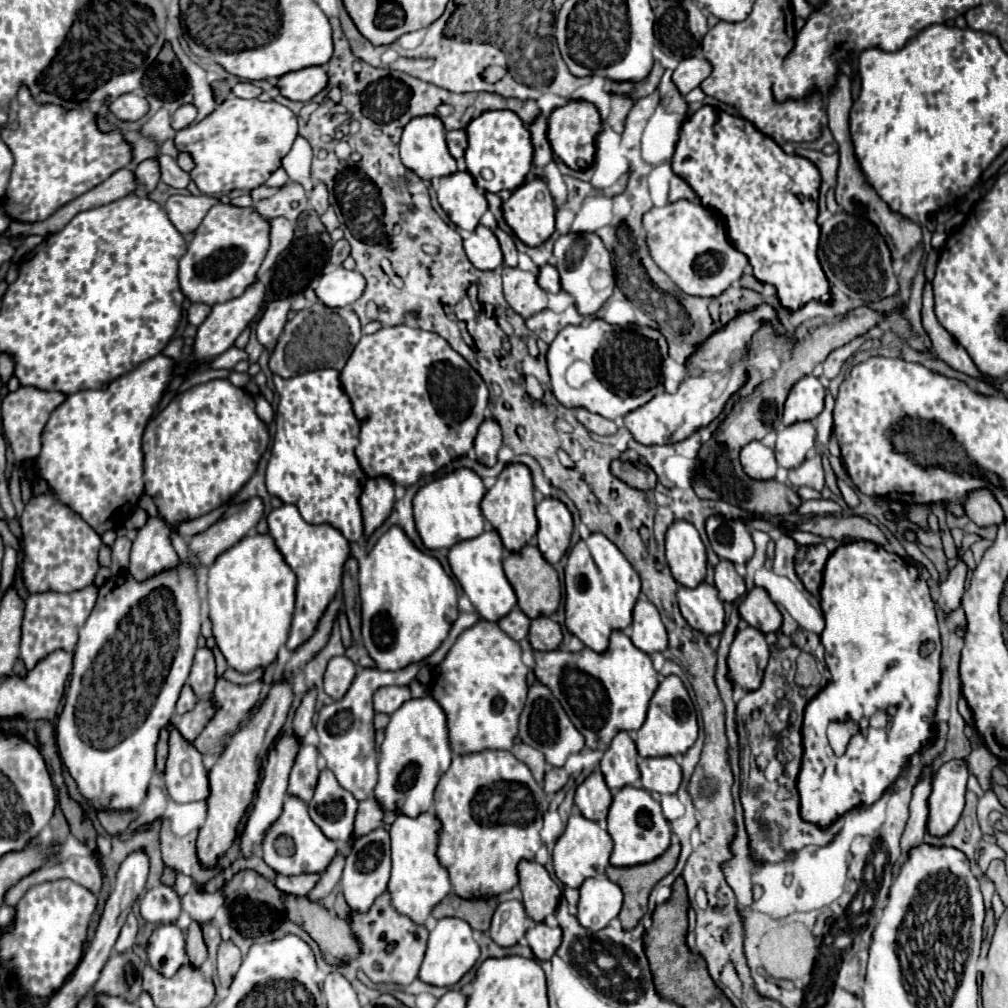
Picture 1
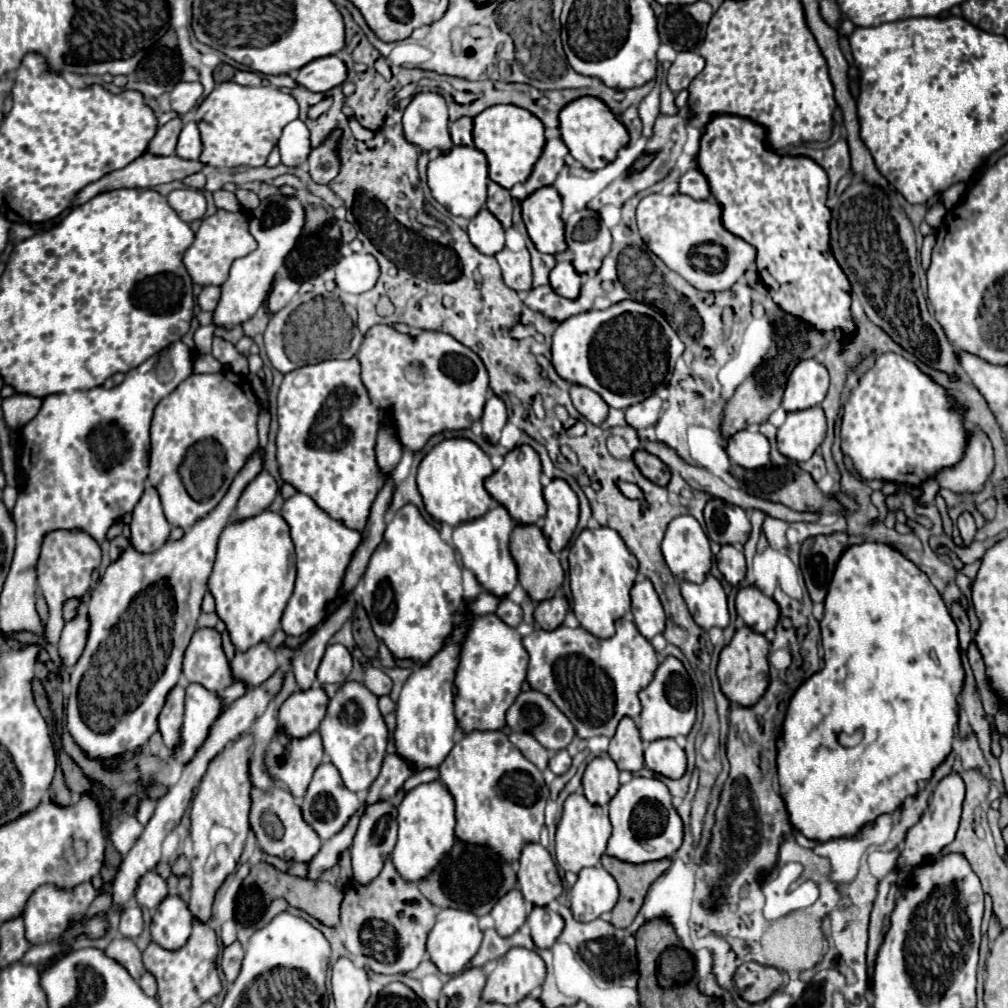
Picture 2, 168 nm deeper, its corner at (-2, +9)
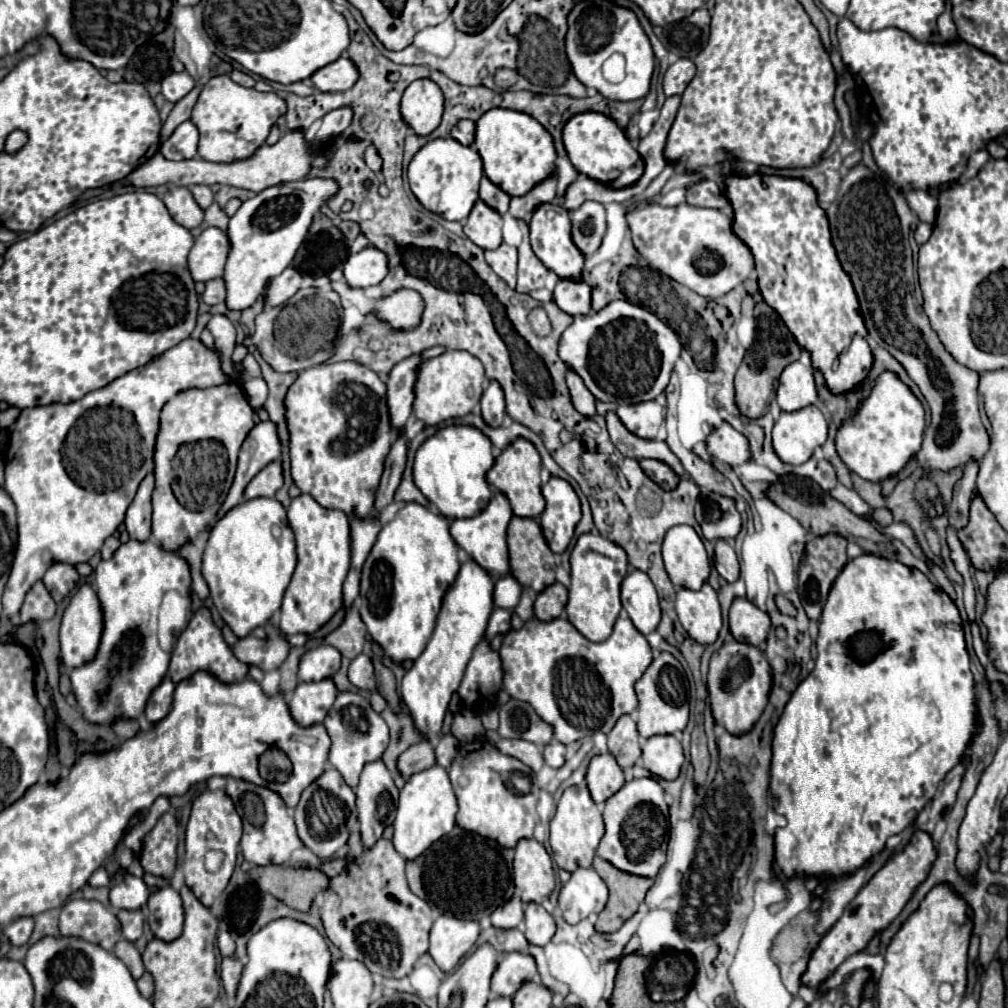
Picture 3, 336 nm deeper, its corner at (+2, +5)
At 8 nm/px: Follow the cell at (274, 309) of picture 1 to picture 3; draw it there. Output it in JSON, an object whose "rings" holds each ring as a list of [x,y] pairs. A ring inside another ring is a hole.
{"rings":[[[288,267],[284,273],[274,277],[268,285],[266,305],[276,307],[276,305],[282,305],[284,301],[288,301],[300,289],[300,279],[302,279],[300,273],[292,267]]]}

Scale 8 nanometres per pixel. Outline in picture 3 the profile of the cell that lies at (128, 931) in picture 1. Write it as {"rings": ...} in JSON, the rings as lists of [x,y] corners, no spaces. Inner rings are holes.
{"rings":[[[118,911],[116,913],[120,925],[122,925],[122,937],[128,941],[136,941],[142,935],[144,917],[140,911]]]}

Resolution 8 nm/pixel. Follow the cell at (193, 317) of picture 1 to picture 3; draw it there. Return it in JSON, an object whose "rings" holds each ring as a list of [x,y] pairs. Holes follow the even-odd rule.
{"rings":[[[212,279],[206,283],[206,291],[202,293],[202,301],[206,305],[216,305],[222,303],[226,299],[226,289],[224,289],[224,281],[222,279]]]}

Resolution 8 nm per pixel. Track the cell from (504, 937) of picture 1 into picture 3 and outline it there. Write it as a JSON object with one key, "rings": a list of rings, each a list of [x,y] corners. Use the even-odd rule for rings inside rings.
{"rings":[[[514,895],[510,901],[506,901],[504,905],[500,905],[492,915],[490,915],[490,921],[494,927],[498,929],[514,929],[520,925],[524,917],[524,911],[522,911],[522,901],[518,895]]]}

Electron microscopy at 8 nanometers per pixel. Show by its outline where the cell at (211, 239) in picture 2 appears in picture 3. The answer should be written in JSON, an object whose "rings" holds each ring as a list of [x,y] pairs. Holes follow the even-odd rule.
{"rings":[[[218,227],[204,229],[190,249],[188,255],[188,269],[192,273],[194,281],[212,281],[216,277],[222,277],[224,265],[228,259],[230,241],[226,231]]]}

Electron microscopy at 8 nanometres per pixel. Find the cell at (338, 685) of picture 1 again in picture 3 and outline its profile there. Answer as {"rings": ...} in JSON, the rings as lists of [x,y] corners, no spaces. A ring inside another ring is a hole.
{"rings":[[[318,645],[316,649],[308,651],[300,659],[298,677],[300,677],[300,681],[306,681],[306,683],[330,679],[330,677],[334,677],[338,673],[340,661],[342,661],[342,655],[340,655],[340,651],[336,647]]]}

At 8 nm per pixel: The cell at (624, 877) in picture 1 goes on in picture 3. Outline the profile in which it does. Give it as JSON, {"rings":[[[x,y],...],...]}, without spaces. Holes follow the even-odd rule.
{"rings":[[[594,857],[592,867],[606,881],[606,885],[610,889],[610,899],[608,899],[604,911],[598,915],[596,931],[614,933],[624,925],[626,919],[630,919],[638,911],[638,907],[644,901],[644,895],[652,887],[654,879],[624,873],[600,857]]]}

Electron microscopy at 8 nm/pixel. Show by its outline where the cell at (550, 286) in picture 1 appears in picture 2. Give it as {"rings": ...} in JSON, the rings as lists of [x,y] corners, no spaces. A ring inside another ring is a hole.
{"rings":[[[568,261],[558,263],[550,273],[550,285],[560,297],[574,301],[580,295],[580,273]]]}

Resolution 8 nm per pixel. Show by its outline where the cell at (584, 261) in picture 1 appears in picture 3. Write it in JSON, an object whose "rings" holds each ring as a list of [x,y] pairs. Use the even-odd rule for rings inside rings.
{"rings":[[[586,201],[570,213],[572,241],[580,253],[588,259],[600,247],[606,231],[606,211],[602,203]]]}

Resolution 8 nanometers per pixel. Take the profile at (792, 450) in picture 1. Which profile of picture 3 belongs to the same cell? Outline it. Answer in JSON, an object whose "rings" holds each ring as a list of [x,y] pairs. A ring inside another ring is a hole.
{"rings":[[[808,405],[796,413],[782,413],[772,429],[774,451],[790,465],[806,463],[814,449],[824,445],[826,437],[828,423],[816,405]]]}

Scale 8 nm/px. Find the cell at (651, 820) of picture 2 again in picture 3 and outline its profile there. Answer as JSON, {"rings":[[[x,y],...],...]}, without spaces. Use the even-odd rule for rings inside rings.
{"rings":[[[652,777],[632,779],[626,783],[604,803],[604,823],[606,833],[596,853],[620,871],[640,877],[656,877],[666,861],[666,845],[670,833],[668,805],[664,801],[664,789],[660,783]]]}

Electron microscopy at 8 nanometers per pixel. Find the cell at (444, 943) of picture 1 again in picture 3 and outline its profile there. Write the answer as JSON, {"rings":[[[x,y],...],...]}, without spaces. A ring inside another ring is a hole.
{"rings":[[[442,915],[432,925],[428,953],[442,971],[450,973],[474,947],[478,933],[480,933],[478,921]]]}

